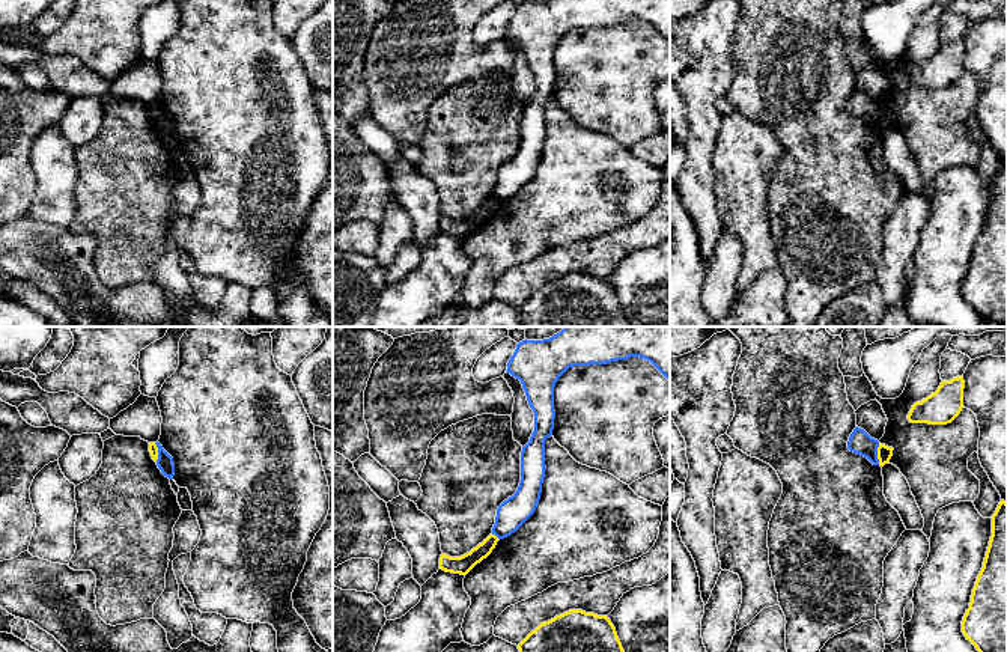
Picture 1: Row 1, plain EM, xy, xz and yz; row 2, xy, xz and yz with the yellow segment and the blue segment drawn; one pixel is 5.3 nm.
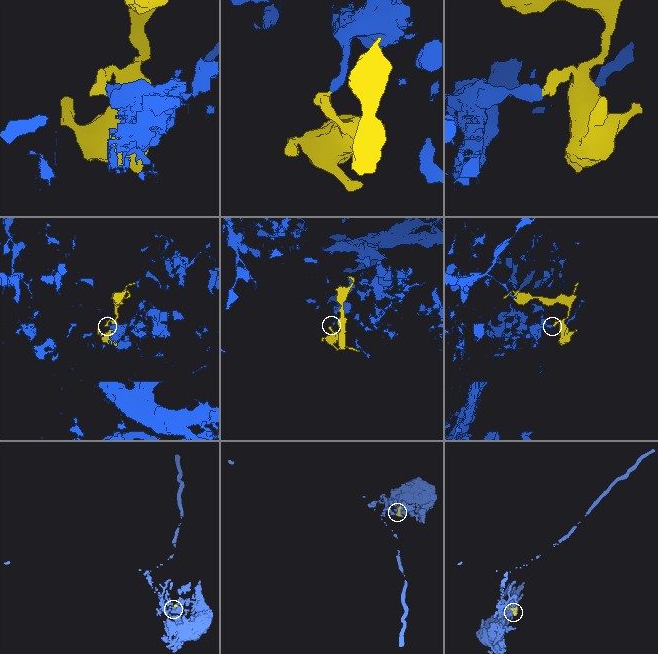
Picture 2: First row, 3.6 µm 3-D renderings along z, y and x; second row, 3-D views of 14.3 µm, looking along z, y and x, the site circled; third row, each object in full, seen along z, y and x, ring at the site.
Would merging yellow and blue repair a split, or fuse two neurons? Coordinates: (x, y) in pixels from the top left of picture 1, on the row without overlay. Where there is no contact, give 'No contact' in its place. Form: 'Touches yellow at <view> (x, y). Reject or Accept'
Touches yellow at yz (878, 116). Reject

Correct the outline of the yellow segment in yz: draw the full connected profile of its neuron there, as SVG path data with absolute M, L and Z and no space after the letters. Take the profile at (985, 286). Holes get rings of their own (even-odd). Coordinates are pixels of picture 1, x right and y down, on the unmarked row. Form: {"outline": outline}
{"outline": "M1007 166L992 178L992 199L972 251L962 295L983 321L1007 327Z"}

